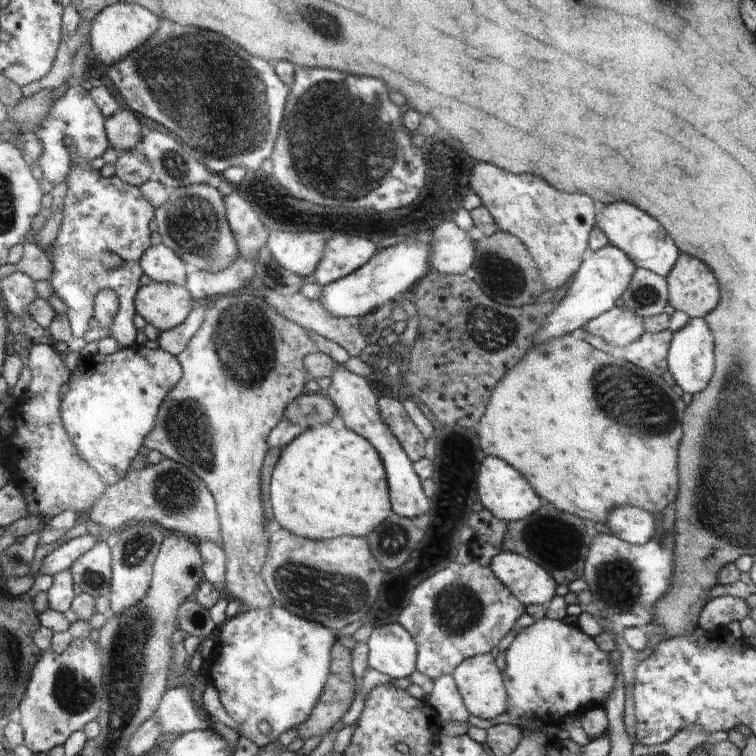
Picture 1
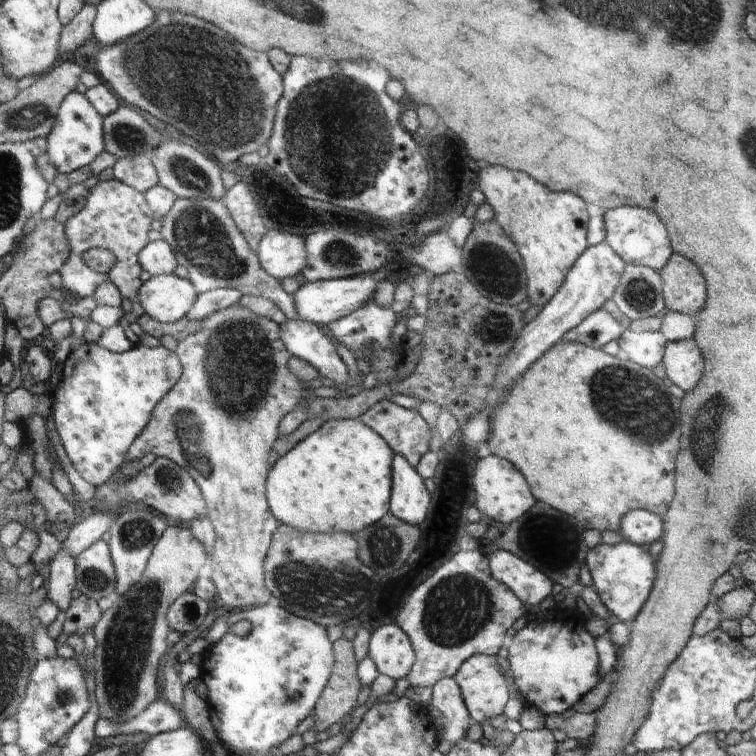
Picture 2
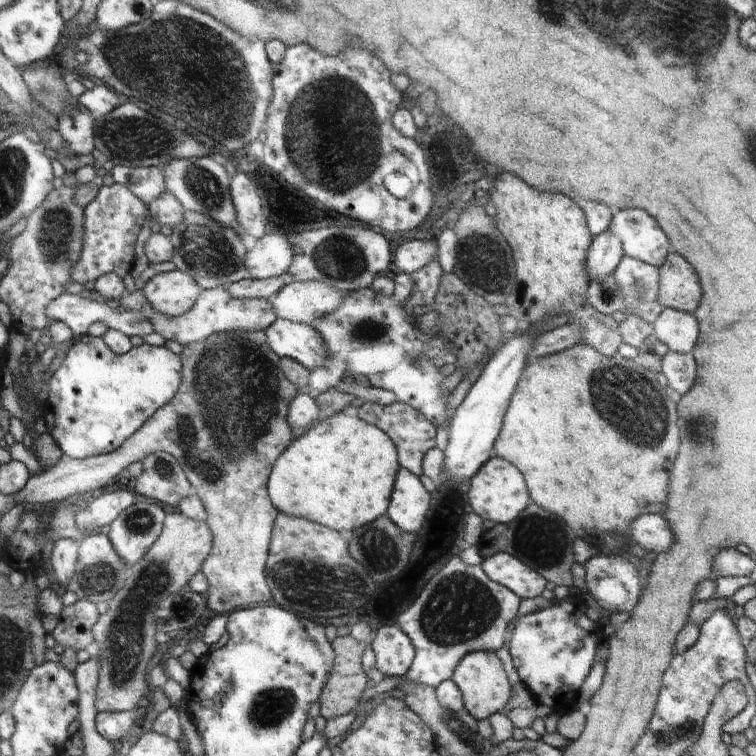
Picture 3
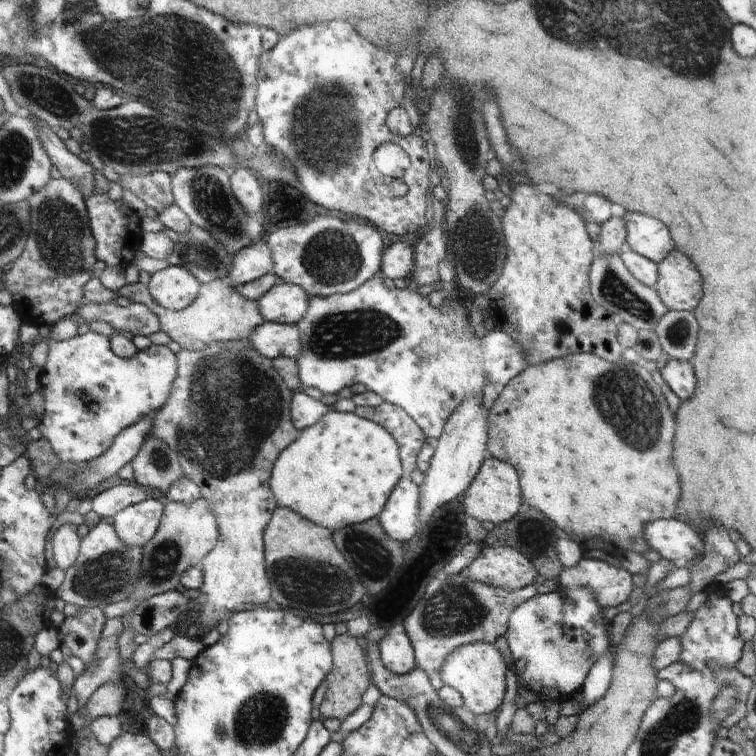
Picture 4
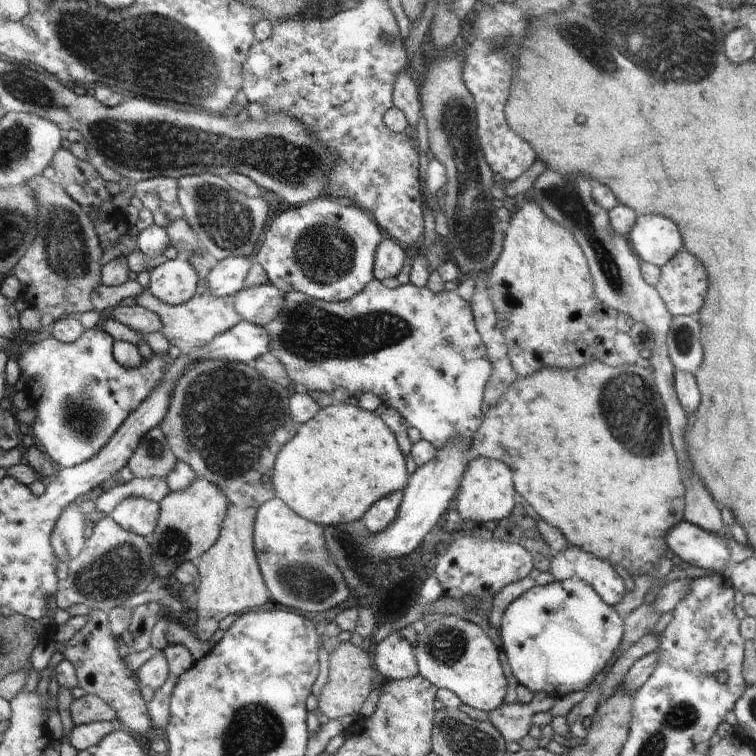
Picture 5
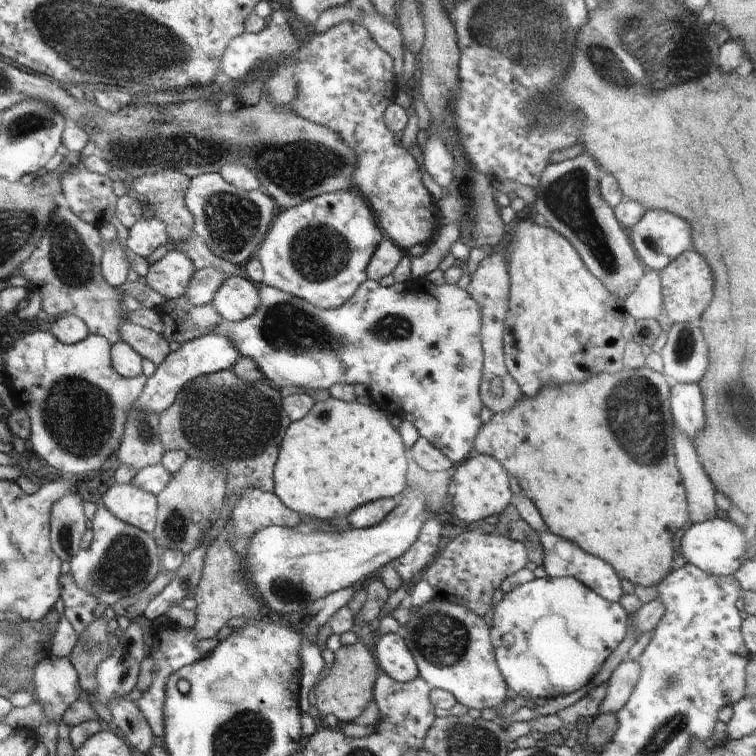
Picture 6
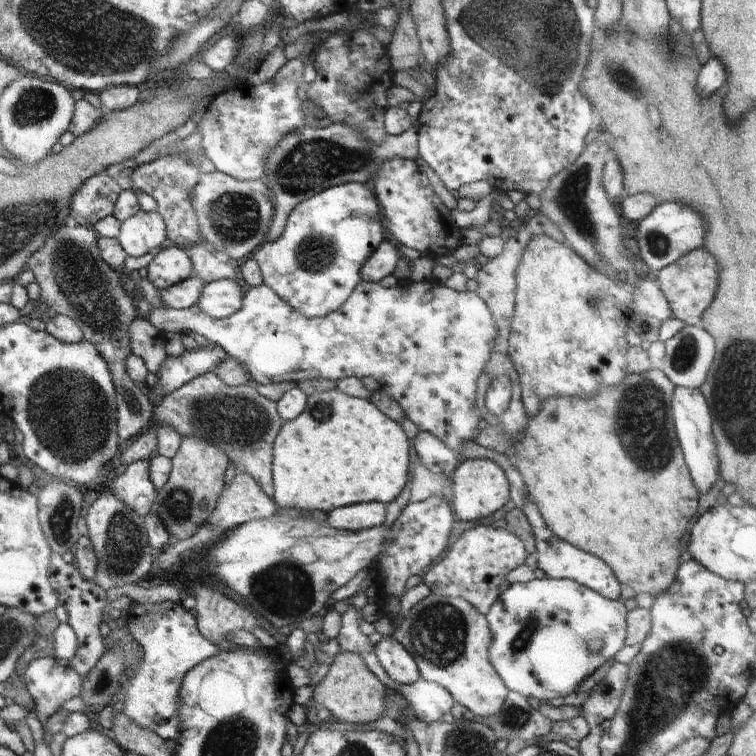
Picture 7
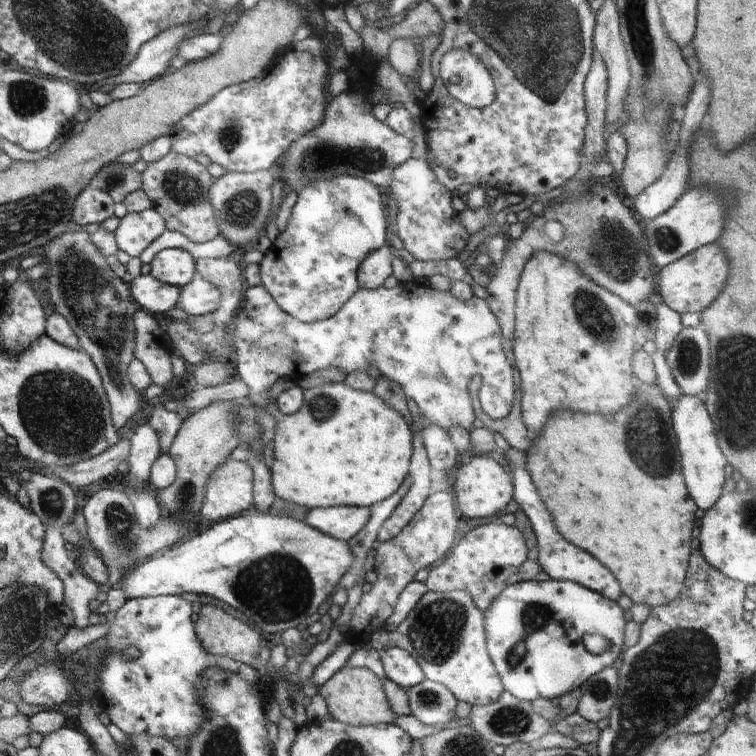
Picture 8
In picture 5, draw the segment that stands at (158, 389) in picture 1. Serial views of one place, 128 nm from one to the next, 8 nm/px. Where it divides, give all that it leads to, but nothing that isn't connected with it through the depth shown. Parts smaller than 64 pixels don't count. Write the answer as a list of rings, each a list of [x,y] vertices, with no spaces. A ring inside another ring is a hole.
[[[97,326],[84,332],[84,336],[73,343],[62,342],[52,335],[42,342],[34,343],[19,360],[25,378],[26,391],[30,395],[31,405],[38,410],[32,437],[61,467],[75,467],[96,458],[107,445],[111,444],[115,434],[127,424],[132,416],[156,392],[164,382],[168,368],[172,366],[170,356],[162,358],[153,354],[140,368],[124,366],[115,355],[117,340],[112,334],[100,330]]]

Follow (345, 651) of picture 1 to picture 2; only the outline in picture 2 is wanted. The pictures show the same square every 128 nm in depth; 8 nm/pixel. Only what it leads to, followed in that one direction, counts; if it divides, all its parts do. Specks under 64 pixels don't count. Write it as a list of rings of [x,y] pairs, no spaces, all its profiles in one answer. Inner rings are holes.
[[[340,638],[335,642],[334,668],[332,668],[332,682],[328,682],[322,690],[322,696],[315,708],[314,732],[322,732],[344,718],[358,700],[360,694],[360,680],[356,670],[356,656],[352,641]]]

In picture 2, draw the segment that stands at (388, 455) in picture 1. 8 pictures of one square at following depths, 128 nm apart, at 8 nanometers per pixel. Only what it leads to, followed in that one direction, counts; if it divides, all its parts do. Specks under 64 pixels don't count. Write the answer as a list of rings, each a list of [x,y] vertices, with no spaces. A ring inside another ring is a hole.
[[[286,319],[283,328],[284,346],[292,356],[306,360],[321,376],[330,378],[336,390],[342,391],[351,381],[352,372],[340,359],[330,339],[316,324],[303,320]],[[398,452],[394,453],[392,458],[392,470],[394,471],[394,488],[391,490],[391,504],[390,512],[404,520],[404,522],[410,522],[410,524],[420,524],[426,514],[428,514],[428,502],[430,502],[430,494],[428,490],[424,488],[424,480],[419,474],[419,471],[412,466],[408,459]]]

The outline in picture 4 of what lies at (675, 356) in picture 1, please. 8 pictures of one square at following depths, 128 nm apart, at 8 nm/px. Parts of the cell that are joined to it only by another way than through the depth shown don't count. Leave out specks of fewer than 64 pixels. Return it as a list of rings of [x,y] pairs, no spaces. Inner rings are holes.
[[[668,358],[668,362],[658,371],[658,379],[668,385],[668,388],[678,394],[678,398],[684,402],[694,396],[696,392],[696,376],[692,372],[695,368],[691,362]]]

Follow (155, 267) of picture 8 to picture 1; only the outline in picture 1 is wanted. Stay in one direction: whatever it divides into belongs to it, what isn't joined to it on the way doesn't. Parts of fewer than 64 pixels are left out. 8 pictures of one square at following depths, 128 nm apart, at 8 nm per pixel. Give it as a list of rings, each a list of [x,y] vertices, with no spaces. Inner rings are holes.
[[[152,280],[139,292],[137,312],[164,332],[182,326],[197,304],[186,286]]]

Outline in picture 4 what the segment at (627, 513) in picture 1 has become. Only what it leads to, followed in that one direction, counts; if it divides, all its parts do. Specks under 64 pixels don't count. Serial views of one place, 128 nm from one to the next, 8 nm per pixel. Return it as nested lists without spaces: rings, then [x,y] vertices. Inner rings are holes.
[[[682,520],[652,522],[644,534],[648,548],[653,550],[656,558],[666,558],[676,563],[680,560],[691,563],[702,558],[702,536]]]

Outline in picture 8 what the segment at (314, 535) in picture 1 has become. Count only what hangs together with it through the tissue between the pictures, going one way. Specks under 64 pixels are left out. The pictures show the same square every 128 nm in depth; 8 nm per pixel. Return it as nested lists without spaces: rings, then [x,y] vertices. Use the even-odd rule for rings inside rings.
[[[345,381],[304,389],[301,410],[286,416],[275,402],[270,410],[279,422],[274,438],[271,482],[275,496],[309,509],[369,508],[392,496],[408,476],[412,432],[406,420],[374,392],[350,388]]]

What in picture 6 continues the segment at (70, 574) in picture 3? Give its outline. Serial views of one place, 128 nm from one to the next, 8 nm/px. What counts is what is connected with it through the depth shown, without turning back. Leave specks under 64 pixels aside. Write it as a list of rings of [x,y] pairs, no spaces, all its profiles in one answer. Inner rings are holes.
[[[79,493],[66,494],[52,510],[53,549],[60,558],[71,562],[84,550],[82,541],[88,530],[84,500]]]

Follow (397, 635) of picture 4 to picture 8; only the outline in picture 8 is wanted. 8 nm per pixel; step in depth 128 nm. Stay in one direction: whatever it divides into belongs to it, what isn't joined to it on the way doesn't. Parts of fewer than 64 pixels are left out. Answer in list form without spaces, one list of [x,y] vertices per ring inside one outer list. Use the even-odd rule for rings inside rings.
[[[381,647],[381,661],[386,677],[404,690],[412,689],[426,680],[419,661],[404,649]]]

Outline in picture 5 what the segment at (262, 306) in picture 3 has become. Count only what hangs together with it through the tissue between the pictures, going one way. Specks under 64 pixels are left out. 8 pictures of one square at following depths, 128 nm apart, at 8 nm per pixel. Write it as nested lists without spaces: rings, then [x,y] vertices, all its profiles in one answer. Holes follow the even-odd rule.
[[[204,278],[200,281],[199,293],[190,302],[180,306],[164,302],[151,290],[144,292],[137,300],[138,304],[149,308],[161,317],[162,331],[172,344],[181,349],[182,354],[192,354],[192,352],[204,350],[212,340],[216,340],[218,336],[224,336],[226,332],[236,328],[240,322],[244,322],[240,310],[235,306],[235,296],[216,296],[210,290],[208,280]]]

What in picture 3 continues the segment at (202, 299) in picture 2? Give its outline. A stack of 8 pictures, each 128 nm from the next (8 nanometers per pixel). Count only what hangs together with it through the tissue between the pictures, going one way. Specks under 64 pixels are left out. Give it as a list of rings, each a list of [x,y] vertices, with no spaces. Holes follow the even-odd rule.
[[[284,273],[277,277],[267,279],[246,279],[227,287],[228,292],[237,299],[260,298],[260,300],[269,300],[281,288],[294,282],[294,276],[290,273]]]

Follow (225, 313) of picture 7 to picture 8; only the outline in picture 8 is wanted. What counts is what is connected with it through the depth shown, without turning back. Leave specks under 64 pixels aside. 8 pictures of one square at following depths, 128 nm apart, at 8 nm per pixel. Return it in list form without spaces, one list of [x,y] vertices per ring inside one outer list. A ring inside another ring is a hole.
[[[196,276],[194,282],[182,287],[180,306],[194,317],[215,313],[222,301],[223,295],[220,288],[202,276]]]

